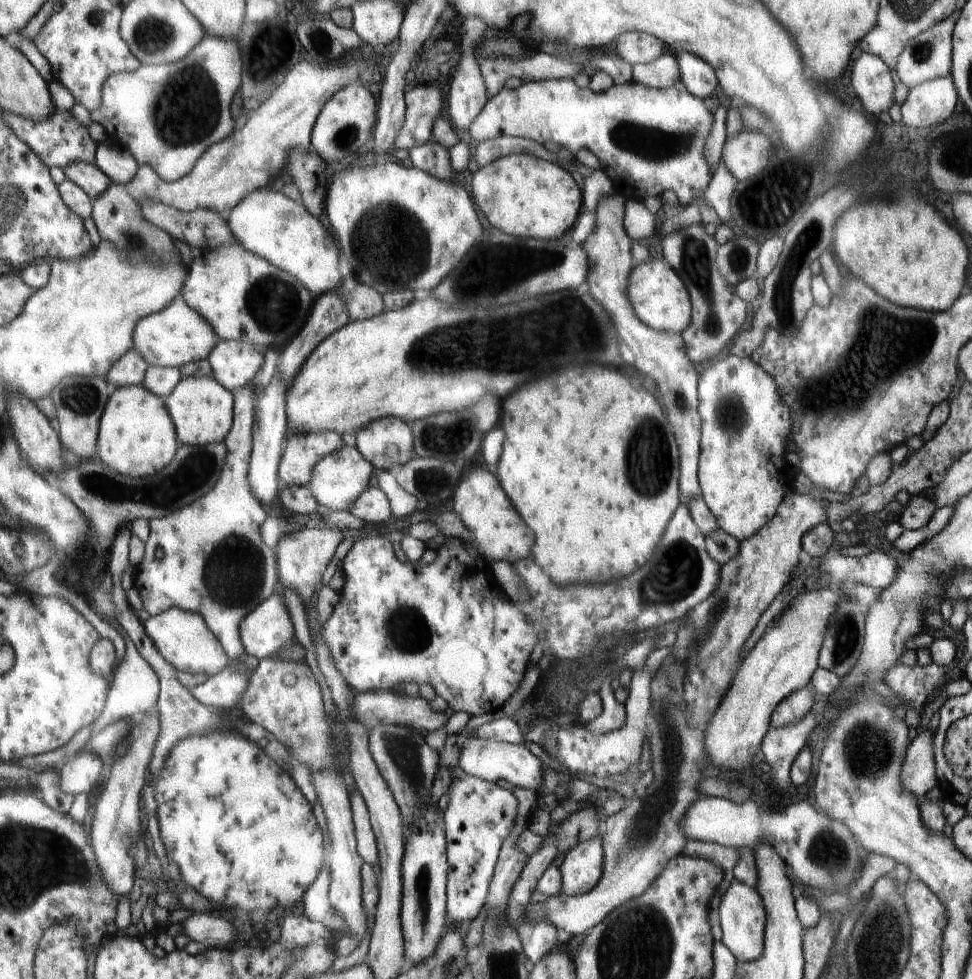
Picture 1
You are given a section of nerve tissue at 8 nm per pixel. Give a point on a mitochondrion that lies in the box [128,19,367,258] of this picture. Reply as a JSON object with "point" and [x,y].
{"point":[187,110]}

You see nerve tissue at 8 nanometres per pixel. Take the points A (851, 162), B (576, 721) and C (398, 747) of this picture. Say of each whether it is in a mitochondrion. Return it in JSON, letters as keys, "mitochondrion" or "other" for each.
{"A":"other","B":"other","C":"mitochondrion"}

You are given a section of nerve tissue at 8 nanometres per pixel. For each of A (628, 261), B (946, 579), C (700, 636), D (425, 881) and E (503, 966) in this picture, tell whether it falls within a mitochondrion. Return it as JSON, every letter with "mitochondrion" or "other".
{"A":"other","B":"other","C":"mitochondrion","D":"mitochondrion","E":"mitochondrion"}

